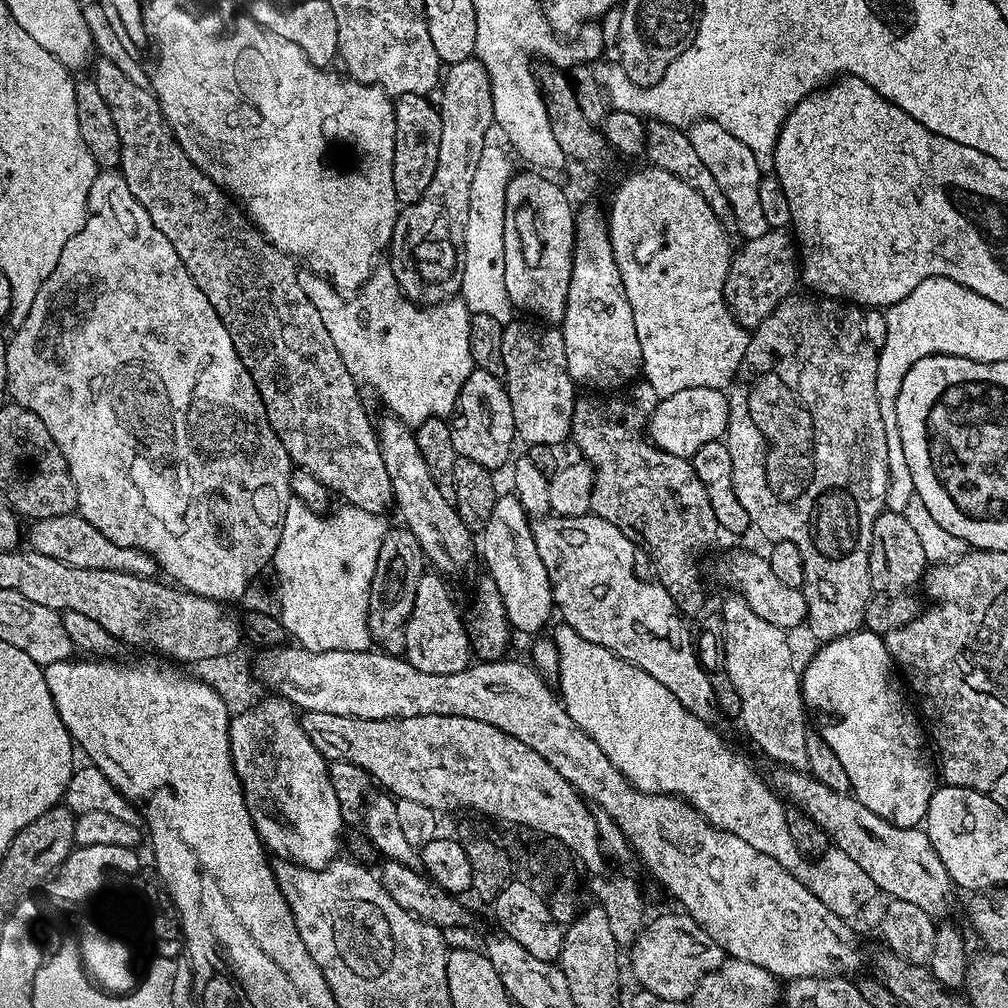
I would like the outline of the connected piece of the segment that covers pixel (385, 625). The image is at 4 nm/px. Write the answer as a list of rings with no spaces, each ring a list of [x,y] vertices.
[[[389,527],[378,550],[378,562],[368,595],[368,634],[371,643],[389,656],[400,656],[406,646],[406,626],[414,608],[414,594],[426,571],[426,557],[409,528]]]

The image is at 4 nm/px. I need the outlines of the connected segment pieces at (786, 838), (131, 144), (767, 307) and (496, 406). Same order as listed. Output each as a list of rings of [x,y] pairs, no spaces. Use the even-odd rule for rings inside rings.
[[[557,623],[556,633],[551,633],[551,640],[557,646],[558,652],[558,696],[565,710],[578,727],[589,735],[602,748],[603,754],[618,768],[622,775],[642,792],[663,792],[681,797],[688,801],[696,811],[701,812],[716,828],[742,838],[742,842],[750,842],[754,850],[762,854],[770,854],[783,868],[790,870],[809,890],[834,914],[845,918],[853,918],[875,896],[878,896],[876,883],[847,856],[841,848],[832,846],[815,862],[801,856],[794,846],[794,838],[790,838],[788,823],[784,817],[786,808],[781,797],[748,765],[744,756],[739,756],[707,720],[700,720],[690,714],[670,694],[662,682],[654,682],[646,670],[618,658],[610,650],[598,646],[594,642],[586,642],[582,634],[578,634],[569,624]]]
[[[100,58],[95,64],[94,79],[98,91],[102,93],[118,129],[118,171],[126,178],[130,194],[134,194],[146,214],[150,214],[150,222],[166,234],[170,246],[174,246],[178,258],[182,258],[182,266],[186,266],[190,278],[194,278],[202,294],[206,294],[218,318],[222,318],[238,350],[238,358],[242,366],[246,366],[266,406],[270,426],[274,434],[278,434],[282,446],[286,446],[286,454],[293,465],[299,471],[301,468],[309,472],[322,487],[337,492],[345,505],[366,510],[375,516],[387,513],[387,508],[391,509],[394,501],[390,474],[386,474],[386,462],[382,462],[377,425],[374,420],[372,424],[368,417],[360,401],[361,389],[350,370],[346,370],[346,362],[342,362],[342,354],[338,354],[334,347],[318,310],[314,310],[310,298],[302,294],[297,261],[272,245],[244,215],[240,205],[205,172],[198,170],[190,158],[186,158],[182,146],[178,146],[172,136],[160,104],[145,85],[130,82],[114,62]]]
[[[766,230],[764,232],[764,234],[754,237],[740,250],[738,248],[733,253],[726,286],[724,287],[724,297],[727,299],[732,315],[741,325],[749,330],[755,329],[780,303],[783,303],[785,297],[795,291],[794,286],[798,284],[800,278],[798,250],[793,237],[784,230]]]
[[[481,368],[473,370],[458,394],[448,425],[450,426],[450,438],[454,438],[454,450],[457,456],[470,458],[470,462],[478,462],[478,466],[486,466],[490,470],[502,467],[512,452],[512,440],[517,439],[514,410],[510,410],[508,389],[504,387],[503,379]]]

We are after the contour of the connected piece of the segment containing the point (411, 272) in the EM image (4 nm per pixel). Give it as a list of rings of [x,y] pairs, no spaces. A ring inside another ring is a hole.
[[[473,58],[451,65],[443,73],[442,87],[439,92],[438,107],[442,118],[442,142],[438,146],[438,167],[434,170],[434,179],[430,181],[426,194],[422,194],[418,202],[405,204],[399,209],[390,245],[390,253],[392,252],[390,267],[400,291],[407,300],[421,306],[445,303],[460,291],[466,218],[470,214],[470,186],[474,183],[478,158],[482,158],[482,150],[489,143],[488,131],[493,131],[494,128],[490,78],[486,74],[484,63],[480,60]]]

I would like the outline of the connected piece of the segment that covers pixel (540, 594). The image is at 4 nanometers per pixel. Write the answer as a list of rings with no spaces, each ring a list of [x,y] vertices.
[[[515,494],[497,495],[494,502],[494,514],[490,514],[490,522],[486,522],[482,533],[482,560],[488,563],[487,575],[498,586],[508,623],[518,633],[539,633],[539,628],[554,616],[552,603],[552,583],[546,574],[546,566],[542,566],[542,558],[538,558],[538,546],[534,546],[530,517],[525,512],[522,502],[518,502]]]

